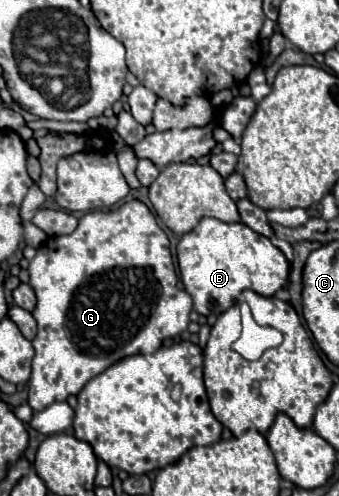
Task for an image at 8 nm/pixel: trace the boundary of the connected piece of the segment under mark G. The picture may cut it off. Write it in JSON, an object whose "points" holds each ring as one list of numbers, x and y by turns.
{"points":[[128,201,118,211,92,211,92,213,86,213,84,217,80,217,80,225,74,233,60,235,60,237,50,237,46,243,40,245,38,253,30,261,28,273,30,273,30,287,34,289,34,293,38,297,36,309,32,311,32,315,38,323,38,335,32,341,32,345,36,349,36,355,32,359,32,377,30,377,30,389,28,389,28,405,32,407,34,413,46,409,54,401,66,401,68,395,78,395,78,391,90,379,94,379,96,375,106,371,112,363,116,363,124,357,130,357,134,353,152,353,152,351,156,351,162,345,162,339,168,339,168,337,174,337,174,335,182,333,190,323,188,315,192,311,192,297,184,289,178,287,168,237,162,231,162,227,156,223,156,217,150,213,150,209,140,201]]}

